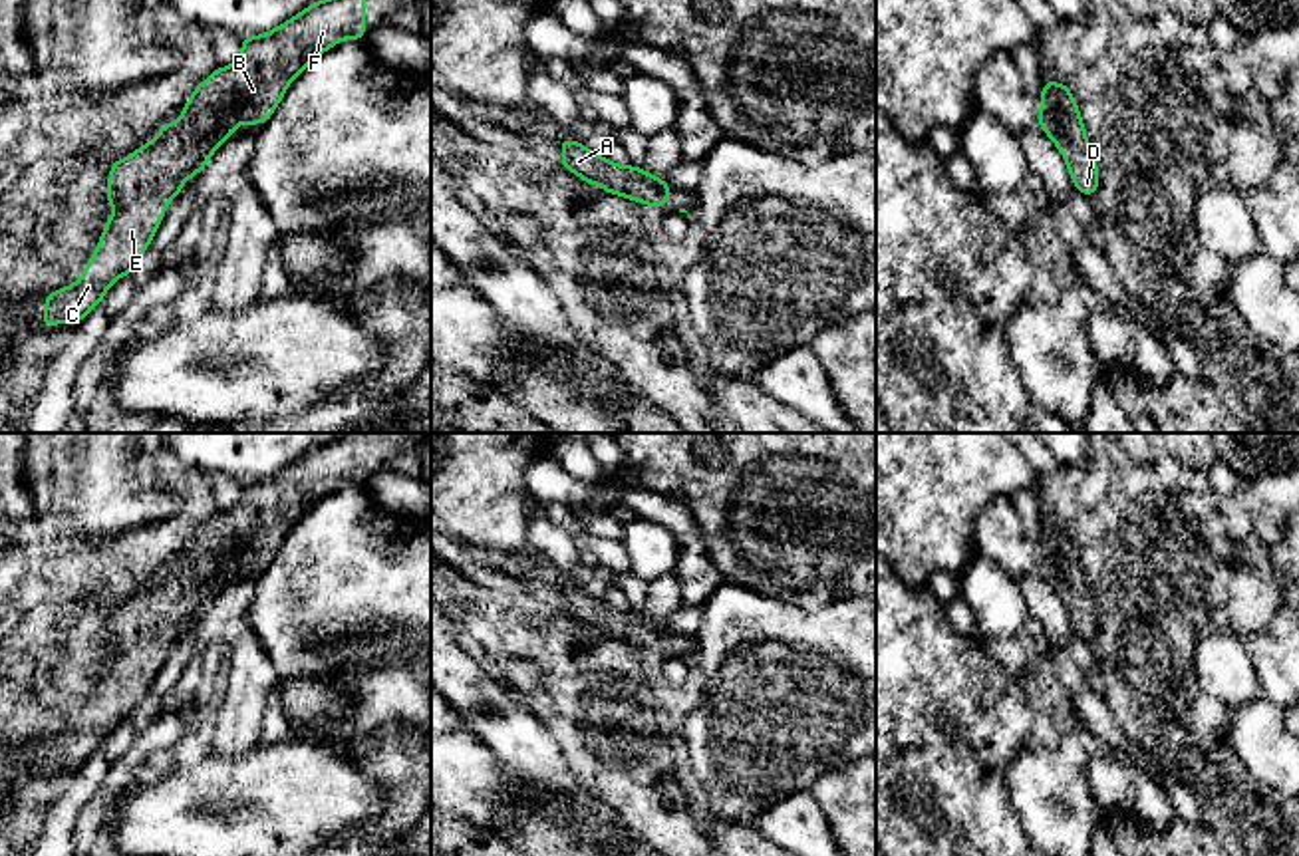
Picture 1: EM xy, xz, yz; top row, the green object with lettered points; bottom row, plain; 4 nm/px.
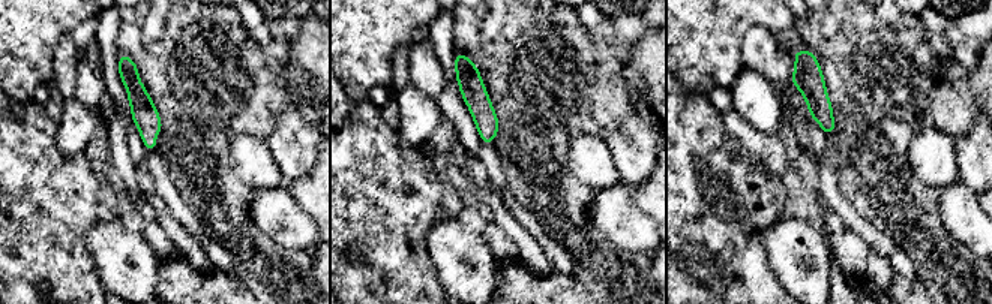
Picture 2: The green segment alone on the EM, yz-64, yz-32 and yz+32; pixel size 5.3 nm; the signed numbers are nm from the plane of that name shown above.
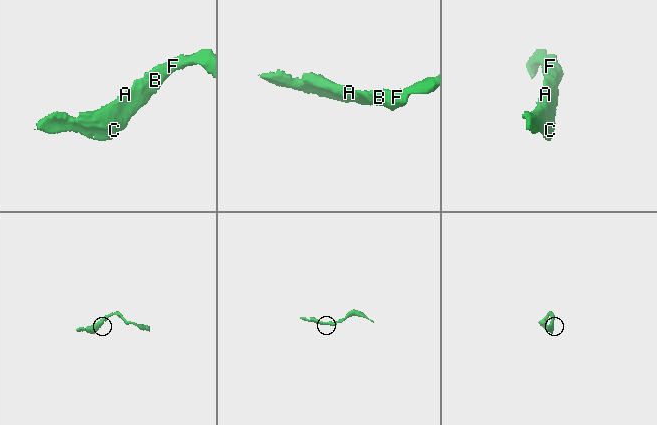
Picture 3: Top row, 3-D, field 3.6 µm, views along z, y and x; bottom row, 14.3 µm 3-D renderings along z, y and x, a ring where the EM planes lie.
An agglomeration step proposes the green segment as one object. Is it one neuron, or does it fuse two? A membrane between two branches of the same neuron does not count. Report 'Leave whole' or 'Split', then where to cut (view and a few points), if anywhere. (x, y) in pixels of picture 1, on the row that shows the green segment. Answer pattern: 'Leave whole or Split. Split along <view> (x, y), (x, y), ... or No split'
Leave whole. No split

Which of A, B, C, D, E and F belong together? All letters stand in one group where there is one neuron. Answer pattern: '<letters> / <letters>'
A B C D E F

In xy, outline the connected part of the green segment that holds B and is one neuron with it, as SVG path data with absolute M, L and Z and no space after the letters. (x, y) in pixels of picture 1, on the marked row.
M316 0L288 22L262 36L244 36L240 56L226 68L216 68L201 81L185 103L181 117L165 123L159 133L131 155L113 161L105 197L113 214L97 240L77 282L44 298L42 322L50 328L70 322L77 326L85 314L101 304L105 292L125 274L133 274L165 216L169 203L183 185L201 175L213 153L236 131L238 123L264 125L282 101L288 85L318 56L342 40L365 38L365 0Z

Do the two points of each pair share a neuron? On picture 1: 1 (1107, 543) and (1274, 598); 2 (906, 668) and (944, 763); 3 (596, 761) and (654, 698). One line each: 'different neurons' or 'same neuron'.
1: same neuron
2: same neuron
3: same neuron

